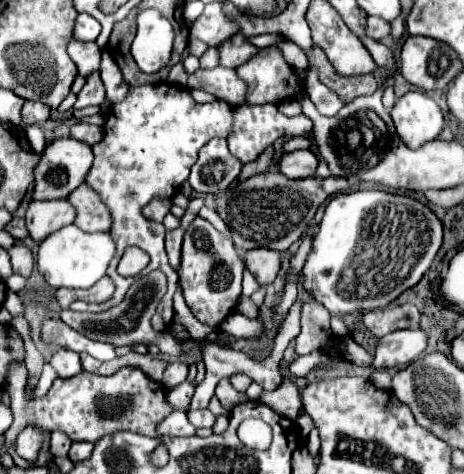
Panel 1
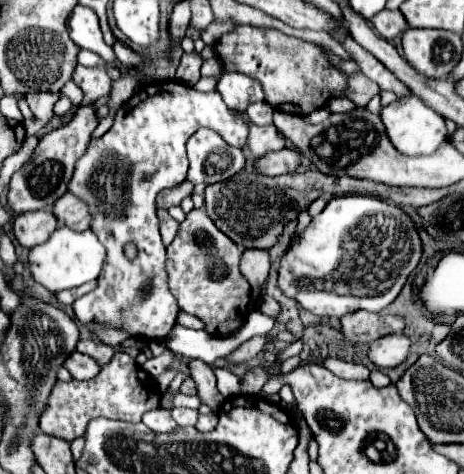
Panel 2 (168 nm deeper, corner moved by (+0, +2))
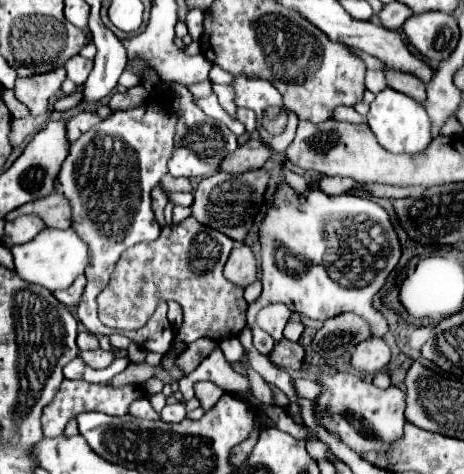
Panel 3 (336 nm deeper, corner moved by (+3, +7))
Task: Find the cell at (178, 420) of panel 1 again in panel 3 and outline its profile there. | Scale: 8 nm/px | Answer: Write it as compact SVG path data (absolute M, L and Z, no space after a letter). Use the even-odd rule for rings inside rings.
M143 398L143 400L135 400L135 404L131 404L129 408L129 414L135 416L135 418L145 418L145 420L159 420L159 414L151 408L149 400Z

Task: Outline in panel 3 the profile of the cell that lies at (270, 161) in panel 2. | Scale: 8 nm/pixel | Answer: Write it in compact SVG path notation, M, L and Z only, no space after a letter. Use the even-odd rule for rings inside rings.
M255 138L255 140L247 140L245 144L241 144L219 166L225 172L247 172L247 170L263 168L267 160L269 160L269 148L259 138Z

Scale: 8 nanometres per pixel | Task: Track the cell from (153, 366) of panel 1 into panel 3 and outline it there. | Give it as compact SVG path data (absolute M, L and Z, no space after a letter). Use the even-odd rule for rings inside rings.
M79 332L77 346L79 346L79 350L97 350L99 342L97 342L97 338L91 332Z

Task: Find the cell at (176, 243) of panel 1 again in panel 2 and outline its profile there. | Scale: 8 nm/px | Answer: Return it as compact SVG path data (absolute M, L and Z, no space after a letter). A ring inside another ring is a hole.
M162 209L158 211L158 217L160 217L160 235L162 235L164 245L168 247L178 233L178 223L168 215L168 211L162 211Z

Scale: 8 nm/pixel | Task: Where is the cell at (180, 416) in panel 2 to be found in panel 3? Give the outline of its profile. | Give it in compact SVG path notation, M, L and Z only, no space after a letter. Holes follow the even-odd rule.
M175 404L175 406L165 406L161 410L161 420L163 422L169 422L169 424L175 424L175 422L181 422L185 418L187 410L183 404Z

